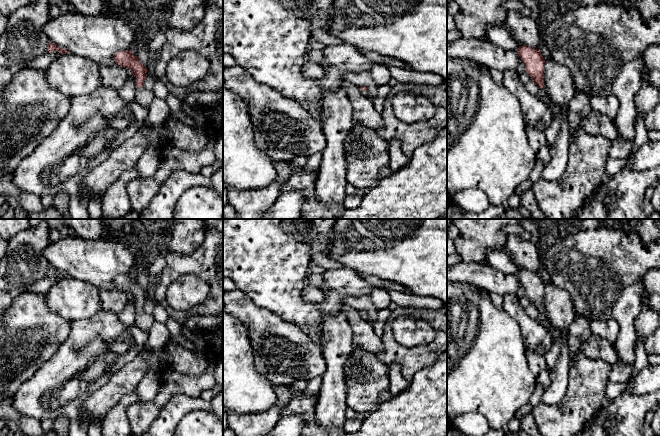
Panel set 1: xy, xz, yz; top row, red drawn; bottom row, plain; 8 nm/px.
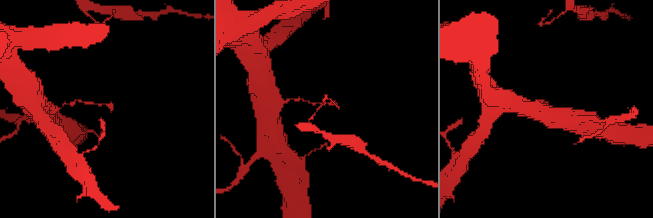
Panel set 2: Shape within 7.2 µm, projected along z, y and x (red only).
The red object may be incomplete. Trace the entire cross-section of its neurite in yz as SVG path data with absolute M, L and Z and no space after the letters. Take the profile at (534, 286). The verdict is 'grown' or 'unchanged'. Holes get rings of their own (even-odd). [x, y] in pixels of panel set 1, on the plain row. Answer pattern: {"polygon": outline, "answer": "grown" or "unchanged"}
{"polygon": "M519 270L517 277L525 289L526 297L540 312L540 315L537 318L538 322L548 331L553 343L560 346L559 359L555 366L550 370L551 385L545 390L541 399L541 403L544 404L556 404L565 395L569 379L570 352L567 343L568 330L556 330L547 321L543 312L545 285L541 276L538 273L531 271Z", "answer": "grown"}

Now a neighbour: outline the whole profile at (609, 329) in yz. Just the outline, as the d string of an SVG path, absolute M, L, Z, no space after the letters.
M614 319L590 320L592 334L600 335L610 343L615 344L619 335L619 324Z

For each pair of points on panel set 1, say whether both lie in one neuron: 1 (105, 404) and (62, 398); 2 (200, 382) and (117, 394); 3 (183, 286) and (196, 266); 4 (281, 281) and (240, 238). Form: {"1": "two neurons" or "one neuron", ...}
{"1": "two neurons", "2": "two neurons", "3": "two neurons", "4": "one neuron"}

